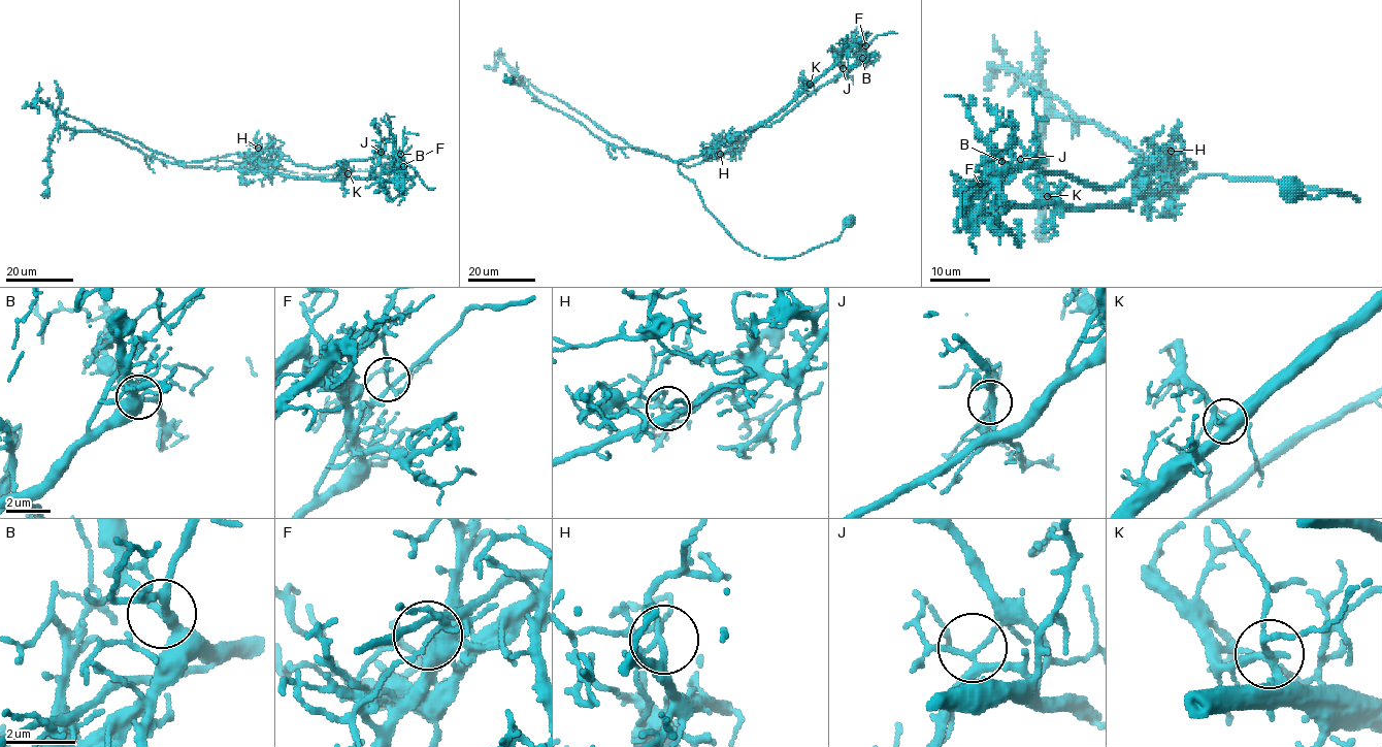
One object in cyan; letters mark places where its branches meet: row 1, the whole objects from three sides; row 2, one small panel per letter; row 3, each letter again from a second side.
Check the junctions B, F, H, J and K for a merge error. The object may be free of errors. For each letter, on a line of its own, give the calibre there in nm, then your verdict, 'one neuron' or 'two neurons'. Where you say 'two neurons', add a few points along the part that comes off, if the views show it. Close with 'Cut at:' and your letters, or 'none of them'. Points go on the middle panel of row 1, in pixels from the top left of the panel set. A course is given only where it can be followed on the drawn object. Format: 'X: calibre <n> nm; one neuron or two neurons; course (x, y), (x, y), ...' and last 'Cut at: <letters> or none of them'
B: calibre 240 nm; one neuron
F: calibre 120 nm; two neurons; course (865, 45), (847, 71), (736, 149), (687, 165), (630, 148), (497, 54), (485, 65)
H: calibre 150 nm; one neuron
J: calibre 190 nm; one neuron
K: calibre 240 nm; one neuron
Cut at: F

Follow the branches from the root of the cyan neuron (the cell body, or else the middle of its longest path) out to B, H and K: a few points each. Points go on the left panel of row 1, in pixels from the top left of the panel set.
B: (387, 168), (308, 174), (217, 163), (260, 169), (287, 155), (296, 164), (327, 168), (400, 154)
H: (387, 168), (381, 173), (344, 170), (308, 174), (231, 161), (218, 161), (217, 166), (244, 168), (258, 148)
K: (387, 168), (381, 173), (308, 174), (217, 163), (219, 168), (293, 177), (343, 179), (348, 173)

